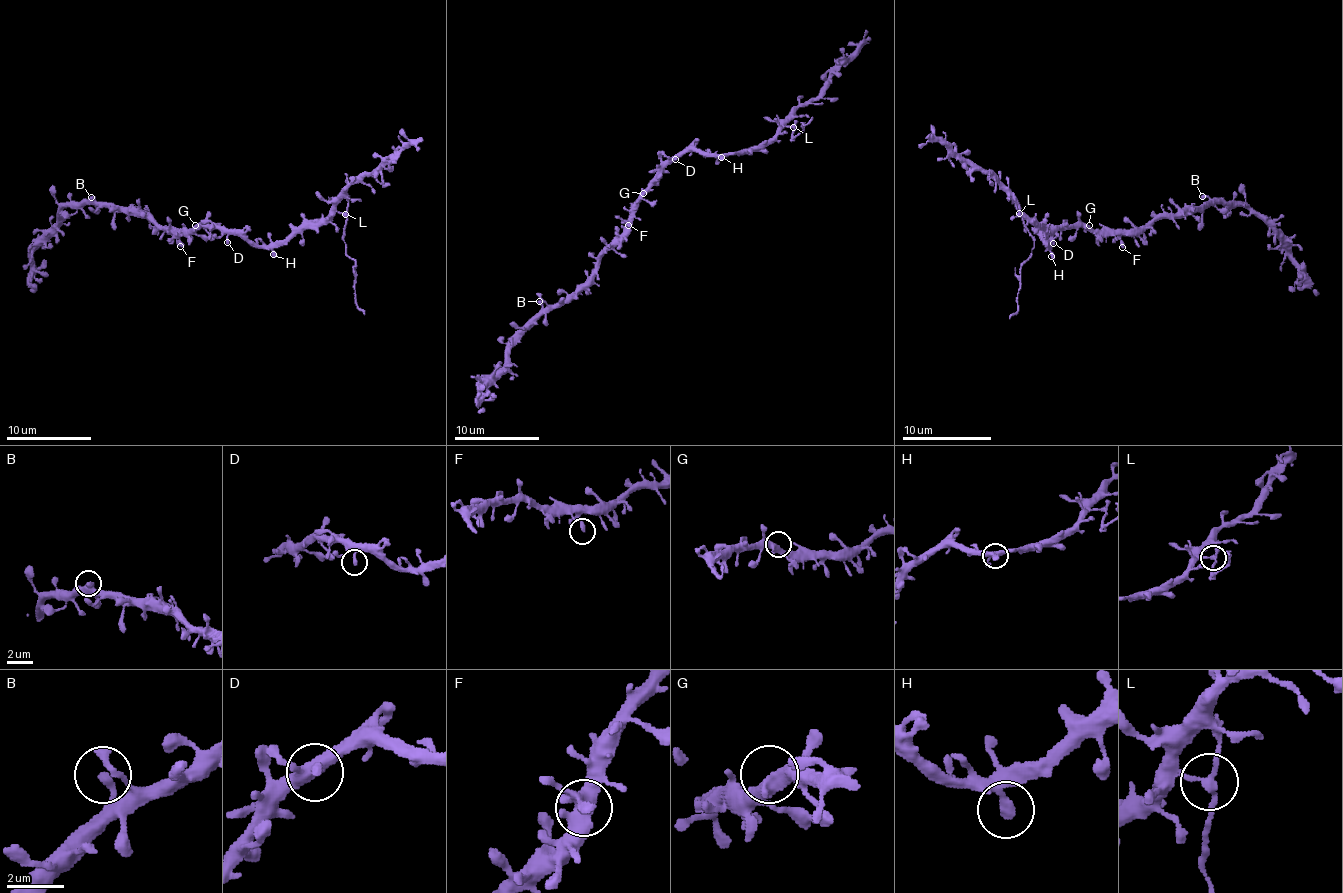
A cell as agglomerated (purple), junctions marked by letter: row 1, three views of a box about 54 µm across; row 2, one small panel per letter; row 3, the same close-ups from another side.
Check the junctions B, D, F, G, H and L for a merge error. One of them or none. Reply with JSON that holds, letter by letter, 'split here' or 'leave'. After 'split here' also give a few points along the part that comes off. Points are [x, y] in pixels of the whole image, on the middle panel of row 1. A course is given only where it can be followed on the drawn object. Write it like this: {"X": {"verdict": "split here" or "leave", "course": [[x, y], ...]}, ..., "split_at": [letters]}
{"B": {"verdict": "leave"}, "D": {"verdict": "leave"}, "F": {"verdict": "leave"}, "G": {"verdict": "leave"}, "H": {"verdict": "leave"}, "L": {"verdict": "split here", "course": [[794, 127], [791, 140], [813, 116]]}, "split_at": ["L"]}

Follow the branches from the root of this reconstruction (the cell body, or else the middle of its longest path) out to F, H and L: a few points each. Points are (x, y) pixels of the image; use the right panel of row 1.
F: (1086, 229), (1113, 231), (1122, 247)
H: (1086, 229), (1053, 229), (1044, 238), (1051, 256)
L: (1086, 229), (1058, 227), (1044, 238), (1049, 247), (1044, 231), (1020, 214)

